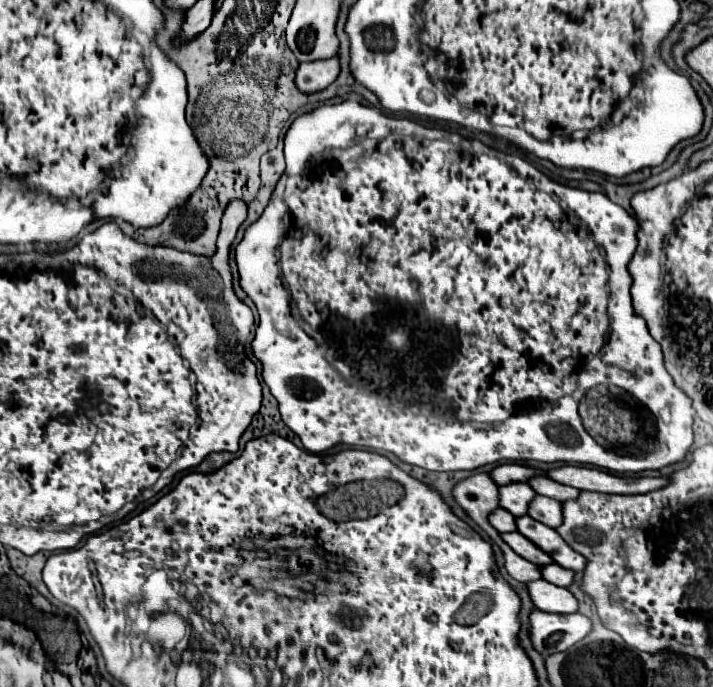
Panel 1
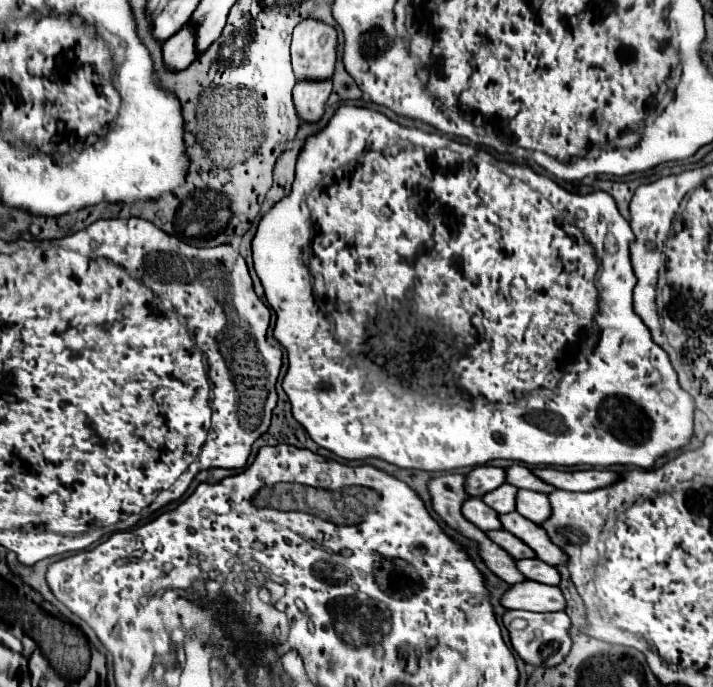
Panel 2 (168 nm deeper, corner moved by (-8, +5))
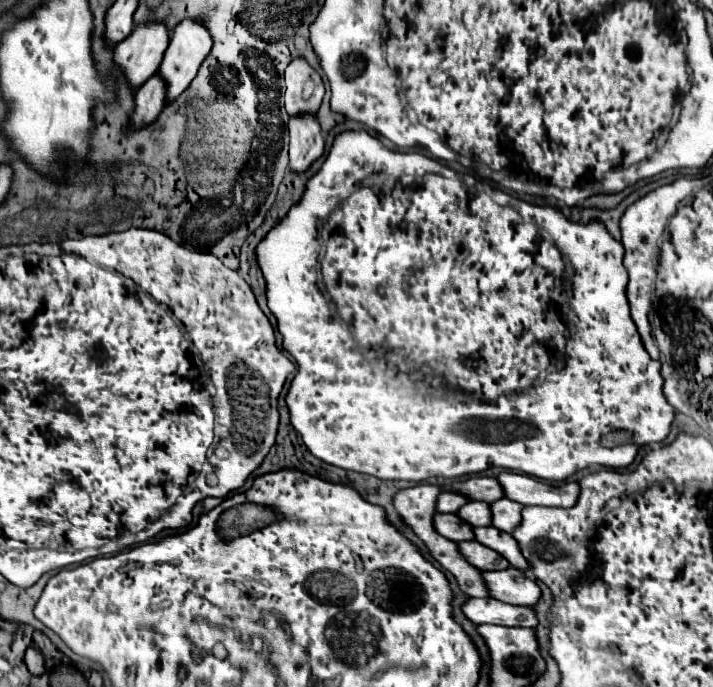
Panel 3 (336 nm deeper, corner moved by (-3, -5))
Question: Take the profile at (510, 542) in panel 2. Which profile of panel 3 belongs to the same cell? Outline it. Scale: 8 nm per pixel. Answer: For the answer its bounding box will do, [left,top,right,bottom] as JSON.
[459,540,511,570]

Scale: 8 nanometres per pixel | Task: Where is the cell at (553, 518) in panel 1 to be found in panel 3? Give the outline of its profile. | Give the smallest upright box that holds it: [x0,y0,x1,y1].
[491,498,523,532]

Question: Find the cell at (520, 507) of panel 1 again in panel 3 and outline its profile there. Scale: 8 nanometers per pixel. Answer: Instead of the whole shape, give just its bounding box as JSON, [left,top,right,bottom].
[457,500,493,526]

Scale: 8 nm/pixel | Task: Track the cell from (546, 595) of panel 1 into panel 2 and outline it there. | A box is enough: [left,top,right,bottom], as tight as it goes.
[500,580,564,612]

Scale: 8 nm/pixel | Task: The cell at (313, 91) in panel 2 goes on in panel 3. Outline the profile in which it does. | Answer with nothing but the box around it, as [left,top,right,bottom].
[289,114,325,172]

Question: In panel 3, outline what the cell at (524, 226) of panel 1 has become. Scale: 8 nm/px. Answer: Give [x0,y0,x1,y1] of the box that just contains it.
[255,129,675,482]

